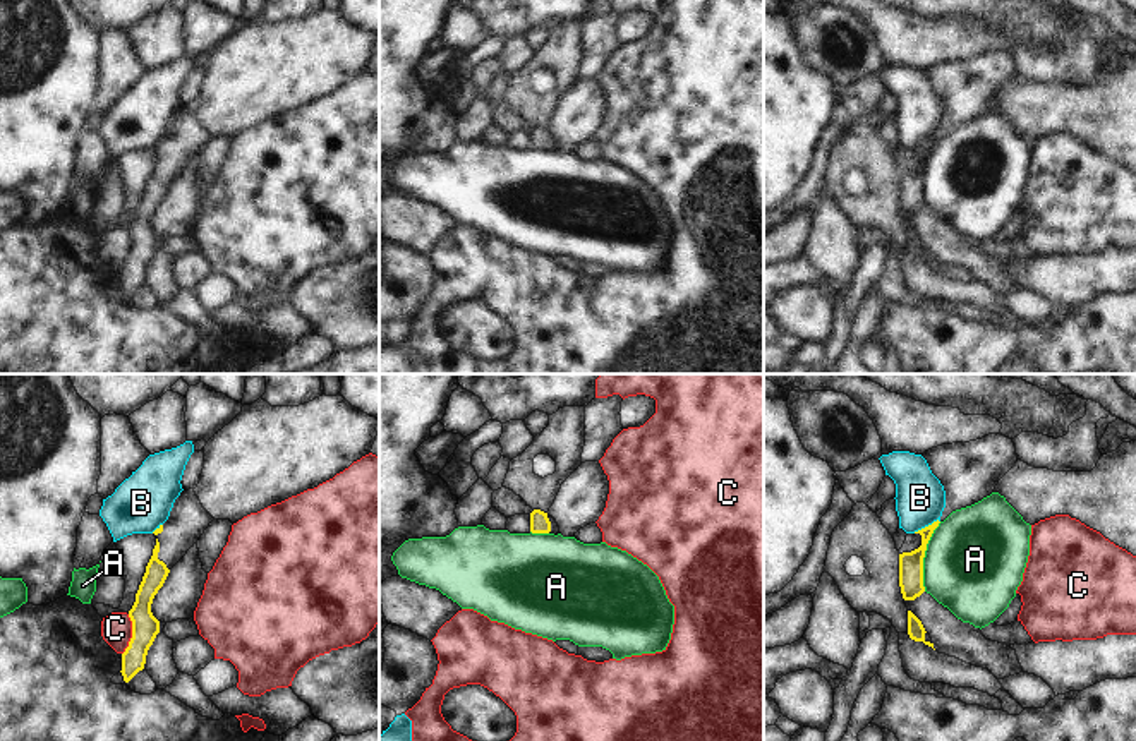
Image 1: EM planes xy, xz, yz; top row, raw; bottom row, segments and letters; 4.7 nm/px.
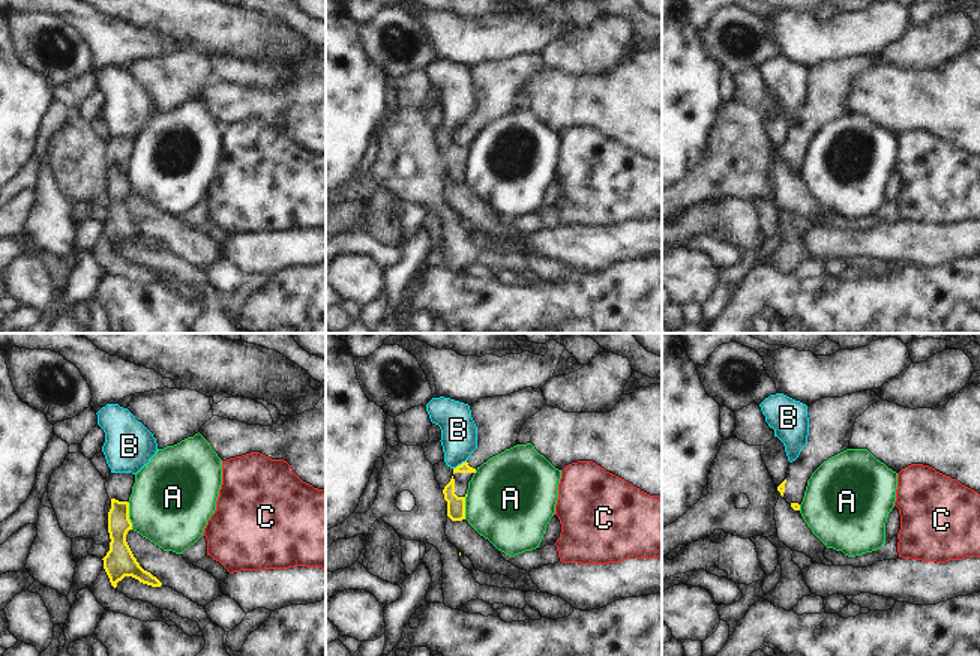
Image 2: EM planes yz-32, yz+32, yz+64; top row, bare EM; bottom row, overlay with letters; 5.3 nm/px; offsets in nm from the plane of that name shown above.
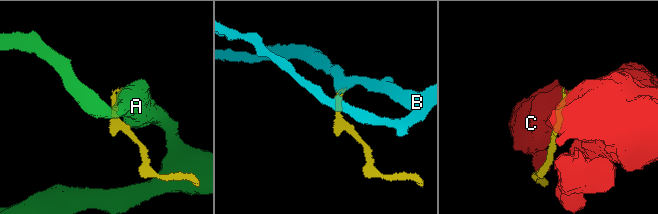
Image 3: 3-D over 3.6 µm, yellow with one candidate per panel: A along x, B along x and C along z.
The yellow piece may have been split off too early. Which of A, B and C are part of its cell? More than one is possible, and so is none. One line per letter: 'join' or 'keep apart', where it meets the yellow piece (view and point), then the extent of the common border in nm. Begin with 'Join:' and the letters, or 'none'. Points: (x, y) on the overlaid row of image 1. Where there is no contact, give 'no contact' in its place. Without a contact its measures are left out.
Join: none
A: keep apart; meets yellow in yz at (924, 556); contact 340 nm long
B: keep apart; meets yellow in yz at (925, 527); contact 140 nm long
C: keep apart; meets yellow in xy at (132, 635); contact 190 nm long

